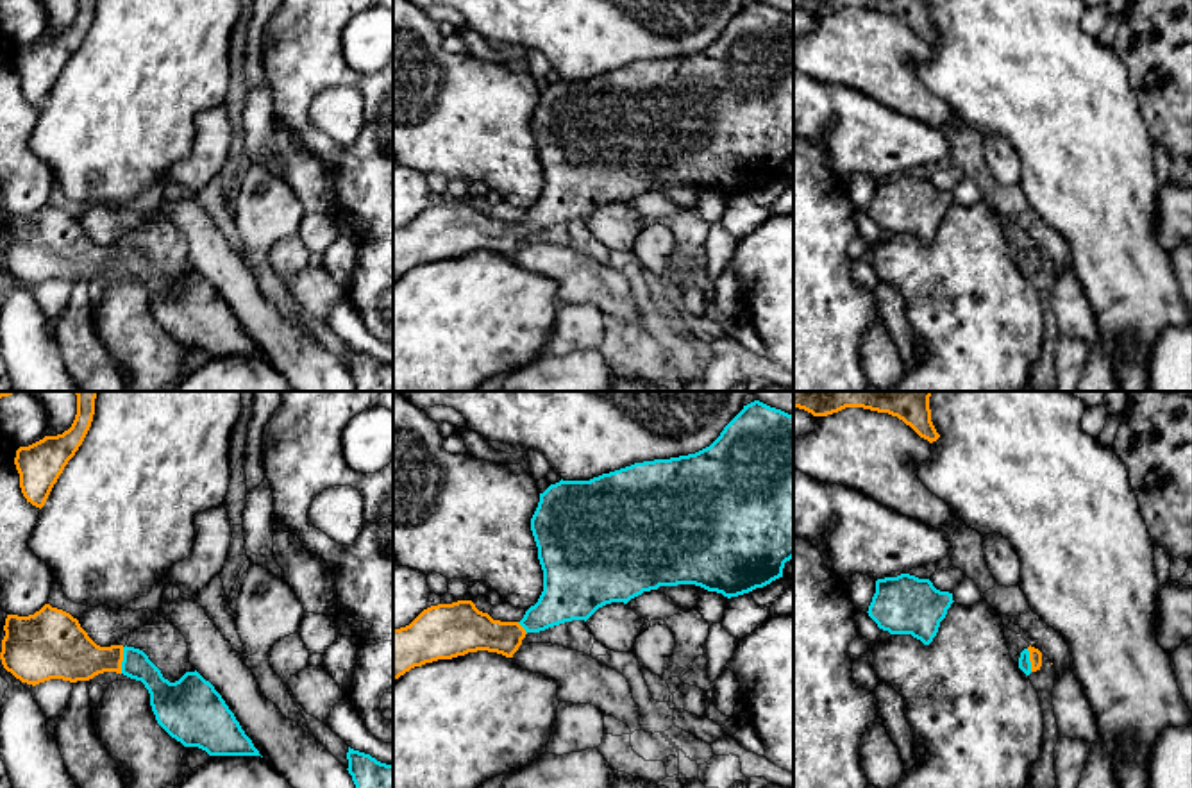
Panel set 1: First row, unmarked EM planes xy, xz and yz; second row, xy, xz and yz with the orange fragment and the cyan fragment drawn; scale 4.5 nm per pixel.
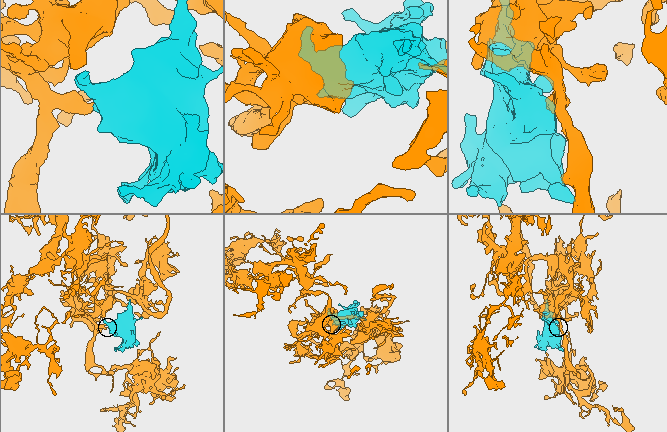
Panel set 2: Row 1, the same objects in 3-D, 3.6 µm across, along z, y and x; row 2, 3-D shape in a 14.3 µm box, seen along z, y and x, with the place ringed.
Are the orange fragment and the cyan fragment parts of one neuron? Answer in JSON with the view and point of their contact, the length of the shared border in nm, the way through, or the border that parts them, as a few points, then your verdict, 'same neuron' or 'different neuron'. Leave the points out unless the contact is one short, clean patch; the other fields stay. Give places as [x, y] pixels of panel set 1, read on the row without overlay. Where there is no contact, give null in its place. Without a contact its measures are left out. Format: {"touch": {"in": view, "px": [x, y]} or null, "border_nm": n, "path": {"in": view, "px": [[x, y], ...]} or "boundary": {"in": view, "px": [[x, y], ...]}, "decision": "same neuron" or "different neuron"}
{"touch": {"in": "xy", "px": [122, 259]}, "border_nm": 120, "path": {"in": "xy", "px": [[68, 252], [81, 259], [122, 259], [133, 261], [165, 295]]}, "decision": "same neuron"}

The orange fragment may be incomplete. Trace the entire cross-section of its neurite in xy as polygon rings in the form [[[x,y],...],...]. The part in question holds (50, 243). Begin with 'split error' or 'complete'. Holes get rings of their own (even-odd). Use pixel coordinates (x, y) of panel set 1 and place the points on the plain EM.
split error; [[[50,204],[29,216],[7,214],[4,231],[2,264],[21,282],[32,286],[50,279],[77,282],[104,272],[123,273],[145,284],[157,323],[184,347],[198,347],[209,356],[261,356],[222,295],[197,270],[170,282],[143,250],[127,245],[100,247],[77,218]]]

